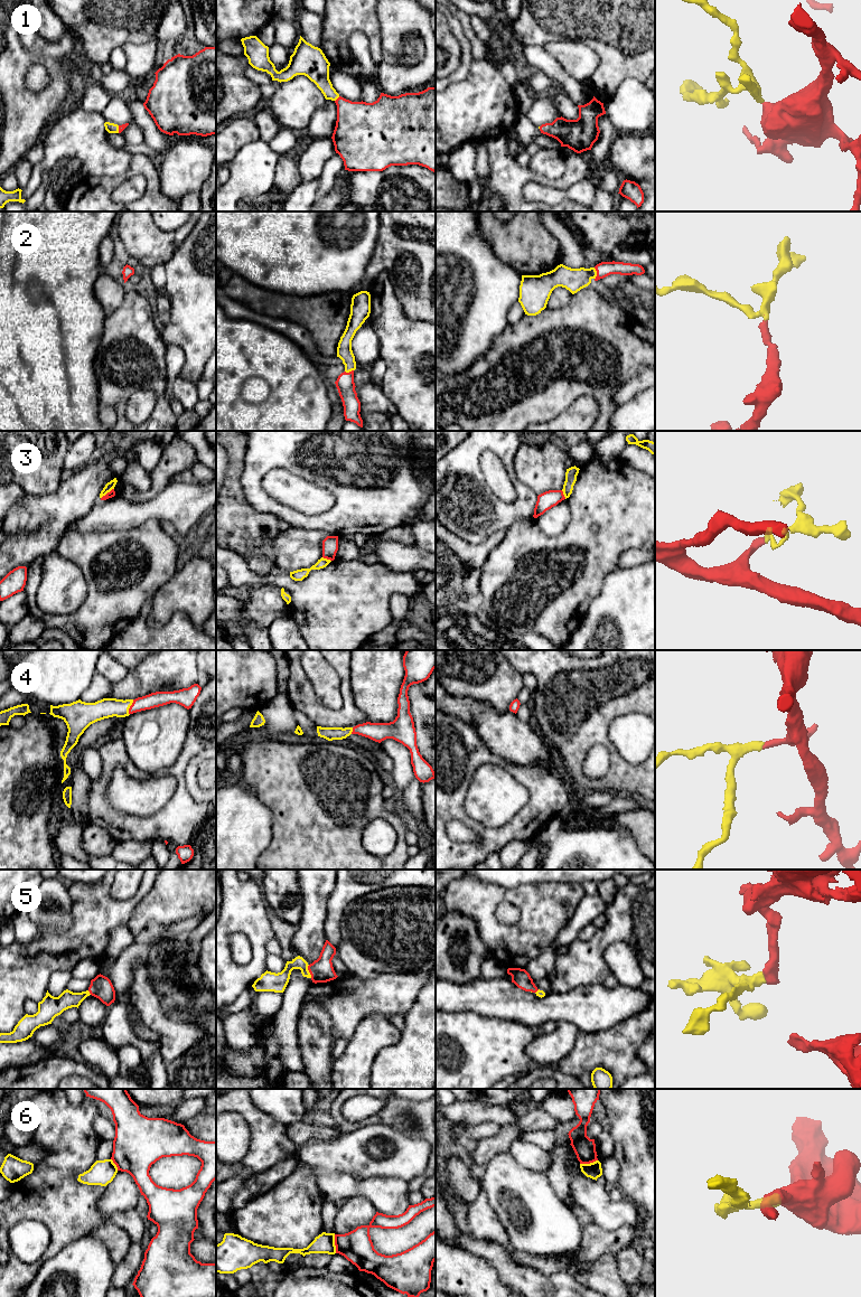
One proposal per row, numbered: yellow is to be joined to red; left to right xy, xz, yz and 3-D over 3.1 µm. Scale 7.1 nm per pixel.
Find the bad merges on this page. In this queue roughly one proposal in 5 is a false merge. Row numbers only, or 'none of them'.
3, 6

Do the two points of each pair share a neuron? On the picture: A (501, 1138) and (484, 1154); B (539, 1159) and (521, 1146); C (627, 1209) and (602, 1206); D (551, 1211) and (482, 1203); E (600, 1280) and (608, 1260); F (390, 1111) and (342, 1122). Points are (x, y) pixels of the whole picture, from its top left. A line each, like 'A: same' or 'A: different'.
A: same
B: same
C: same
D: different
E: same
F: same

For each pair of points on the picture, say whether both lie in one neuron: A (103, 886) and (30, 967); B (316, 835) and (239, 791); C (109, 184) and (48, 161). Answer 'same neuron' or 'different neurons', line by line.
A: same neuron
B: different neurons
C: different neurons

